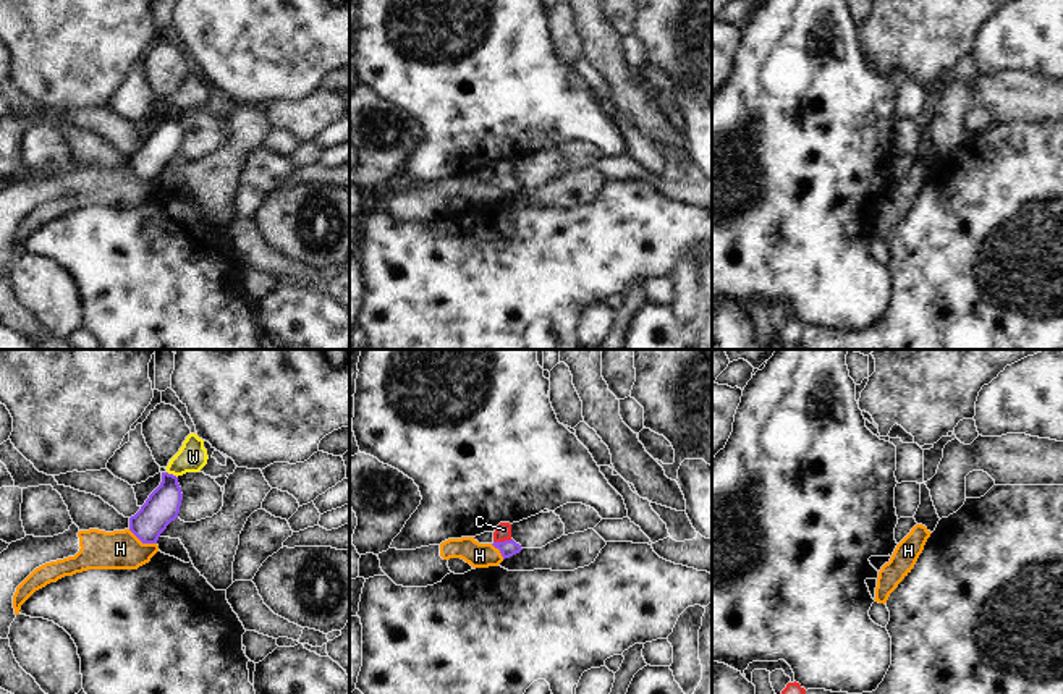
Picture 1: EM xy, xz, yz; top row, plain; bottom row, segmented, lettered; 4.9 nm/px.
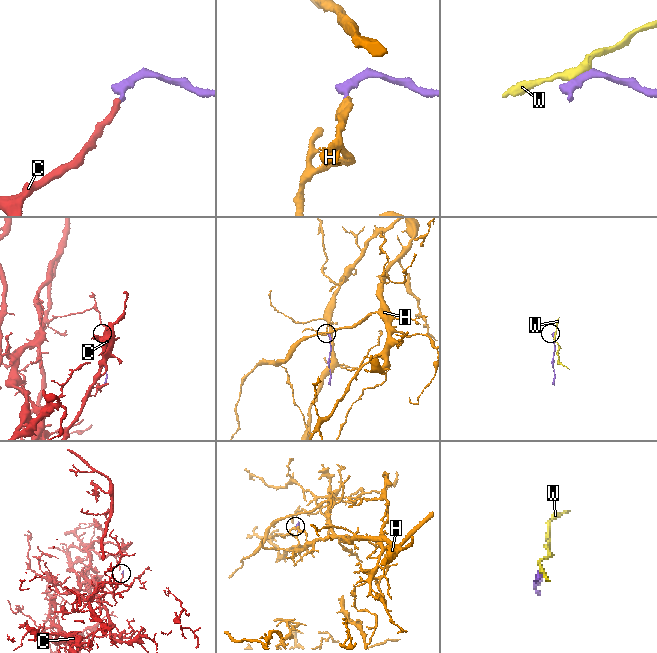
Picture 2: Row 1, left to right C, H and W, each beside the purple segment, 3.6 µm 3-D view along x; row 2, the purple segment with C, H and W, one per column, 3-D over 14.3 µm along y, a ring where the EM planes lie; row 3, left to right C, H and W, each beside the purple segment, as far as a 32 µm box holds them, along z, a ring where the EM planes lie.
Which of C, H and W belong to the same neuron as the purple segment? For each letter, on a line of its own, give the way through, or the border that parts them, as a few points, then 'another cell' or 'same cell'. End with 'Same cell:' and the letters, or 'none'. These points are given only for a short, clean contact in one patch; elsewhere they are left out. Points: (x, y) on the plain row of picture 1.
C: runs through xz (508, 185), (502, 180), (503, 167); same cell
H: border along xy (128, 167), (143, 180), (156, 181); another cell
W: border along xy (167, 109), (177, 115); another cell
Same cell: C

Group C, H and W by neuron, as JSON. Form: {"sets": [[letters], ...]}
{"sets": [["C"], ["H", "W"]]}

